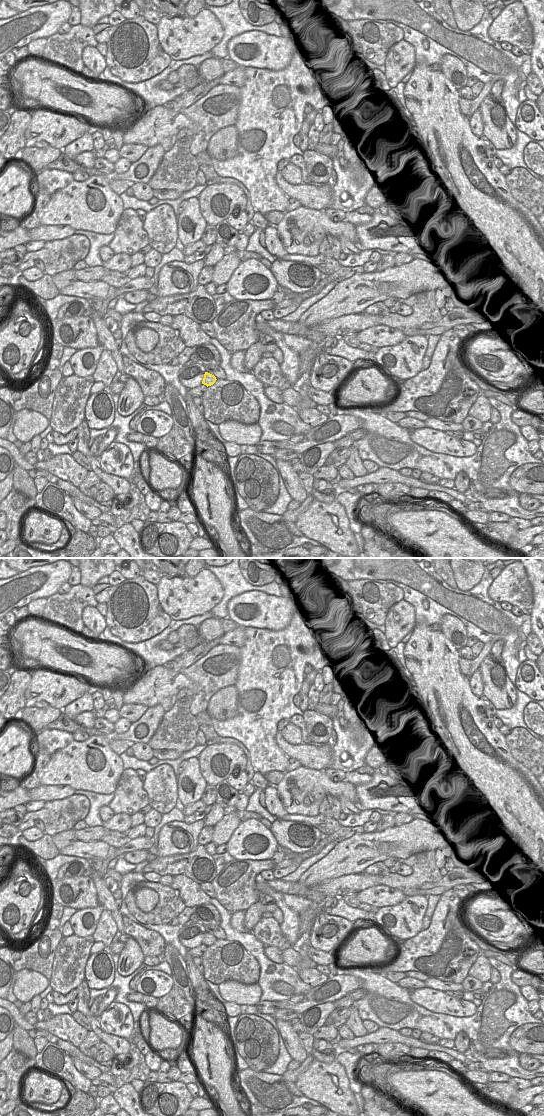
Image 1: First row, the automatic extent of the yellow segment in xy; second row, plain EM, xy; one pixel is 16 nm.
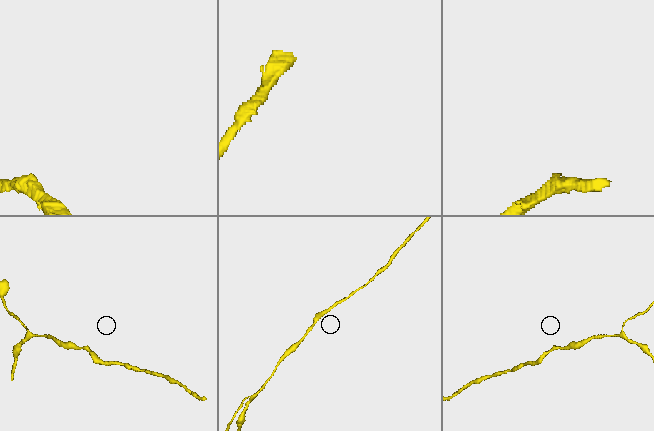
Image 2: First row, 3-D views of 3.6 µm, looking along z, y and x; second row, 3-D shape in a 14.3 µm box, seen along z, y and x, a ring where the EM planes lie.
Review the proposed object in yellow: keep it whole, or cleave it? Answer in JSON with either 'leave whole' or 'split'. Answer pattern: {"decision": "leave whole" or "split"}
{"decision": "leave whole"}

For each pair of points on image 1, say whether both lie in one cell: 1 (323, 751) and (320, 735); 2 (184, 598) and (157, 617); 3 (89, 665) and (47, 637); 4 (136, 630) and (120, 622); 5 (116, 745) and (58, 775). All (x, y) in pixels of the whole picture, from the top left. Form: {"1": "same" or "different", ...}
{"1": "different", "2": "different", "3": "same", "4": "same", "5": "different"}

